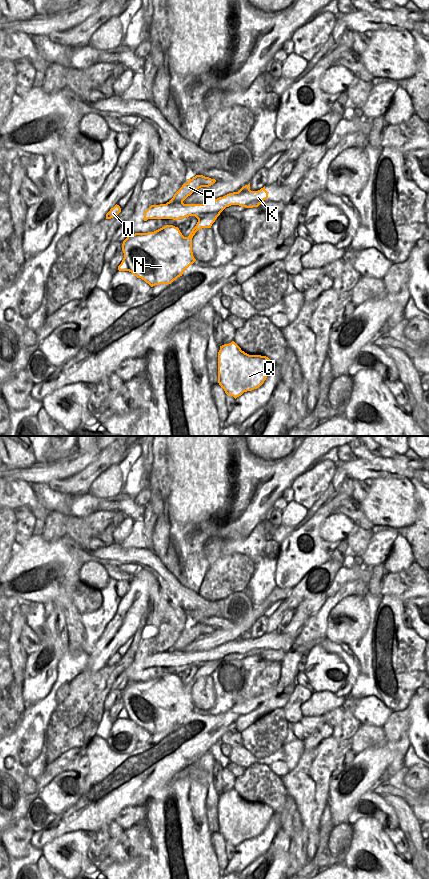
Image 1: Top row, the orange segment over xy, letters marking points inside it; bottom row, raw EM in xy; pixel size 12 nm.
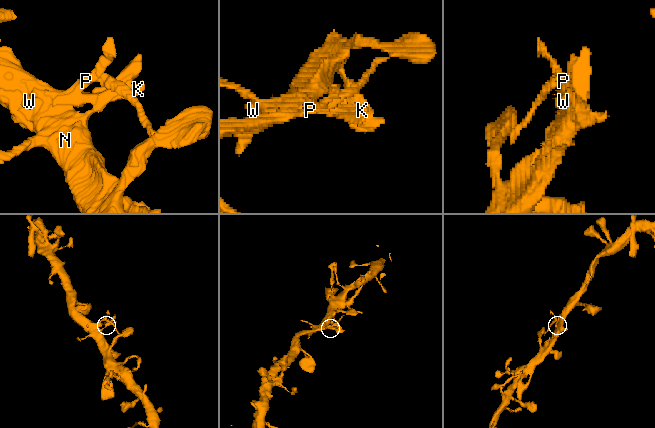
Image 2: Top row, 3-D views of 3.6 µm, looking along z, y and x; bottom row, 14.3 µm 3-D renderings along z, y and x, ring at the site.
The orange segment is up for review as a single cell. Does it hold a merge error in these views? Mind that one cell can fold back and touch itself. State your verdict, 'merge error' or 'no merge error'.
no merge error

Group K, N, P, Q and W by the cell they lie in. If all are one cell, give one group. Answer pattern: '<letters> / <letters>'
K N P Q W

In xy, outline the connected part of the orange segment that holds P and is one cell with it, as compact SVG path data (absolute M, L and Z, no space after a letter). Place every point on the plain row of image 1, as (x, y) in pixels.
M196 623L174 642L166 652L151 653L144 660L148 667L179 668L189 664L198 667L188 685L184 685L178 675L166 673L154 680L128 683L123 689L124 706L118 714L119 719L129 719L141 726L151 735L171 732L182 724L186 716L196 707L192 700L192 686L202 676L211 676L220 661L231 653L253 656L268 646L265 634L258 639L250 638L250 631L238 640L229 641L209 651L184 652L183 649L201 635L209 635L216 628Z

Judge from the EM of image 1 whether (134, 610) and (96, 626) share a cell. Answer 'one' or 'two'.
two

